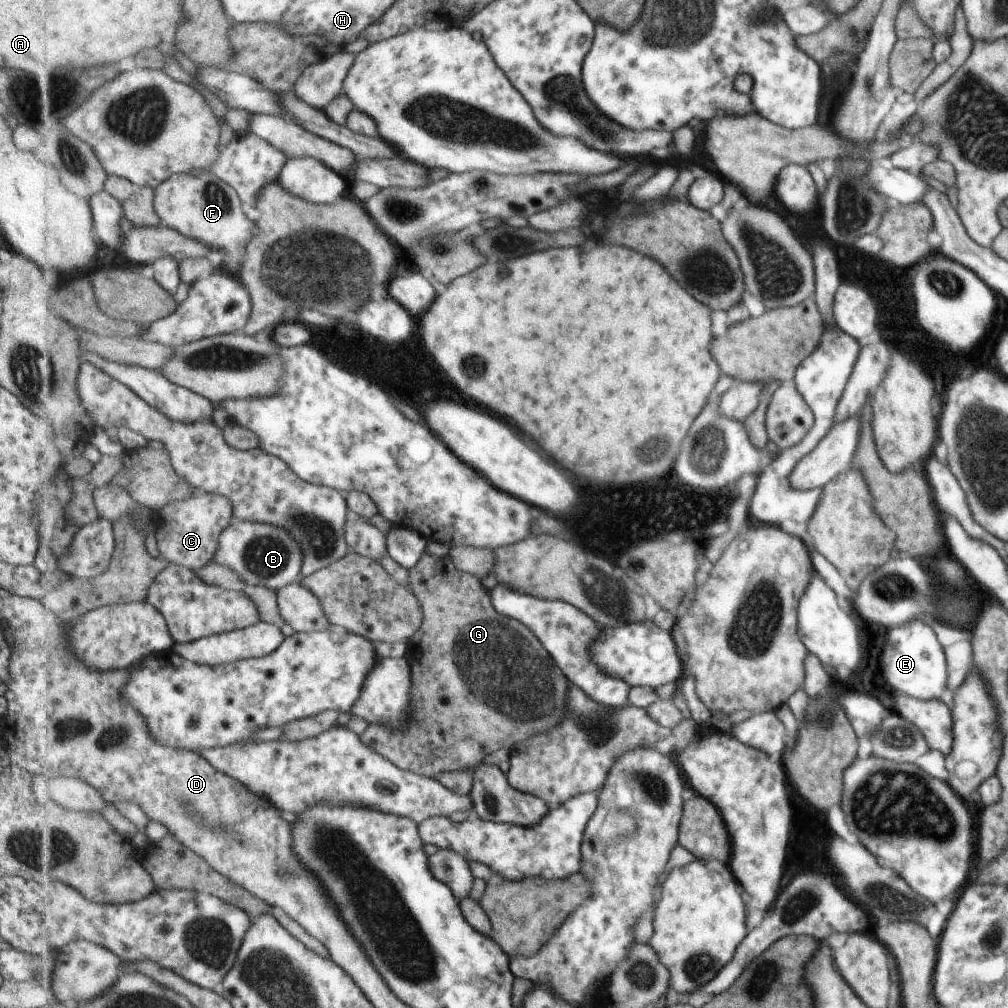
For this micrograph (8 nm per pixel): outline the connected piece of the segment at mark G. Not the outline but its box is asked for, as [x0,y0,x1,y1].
[360,553,569,779]

